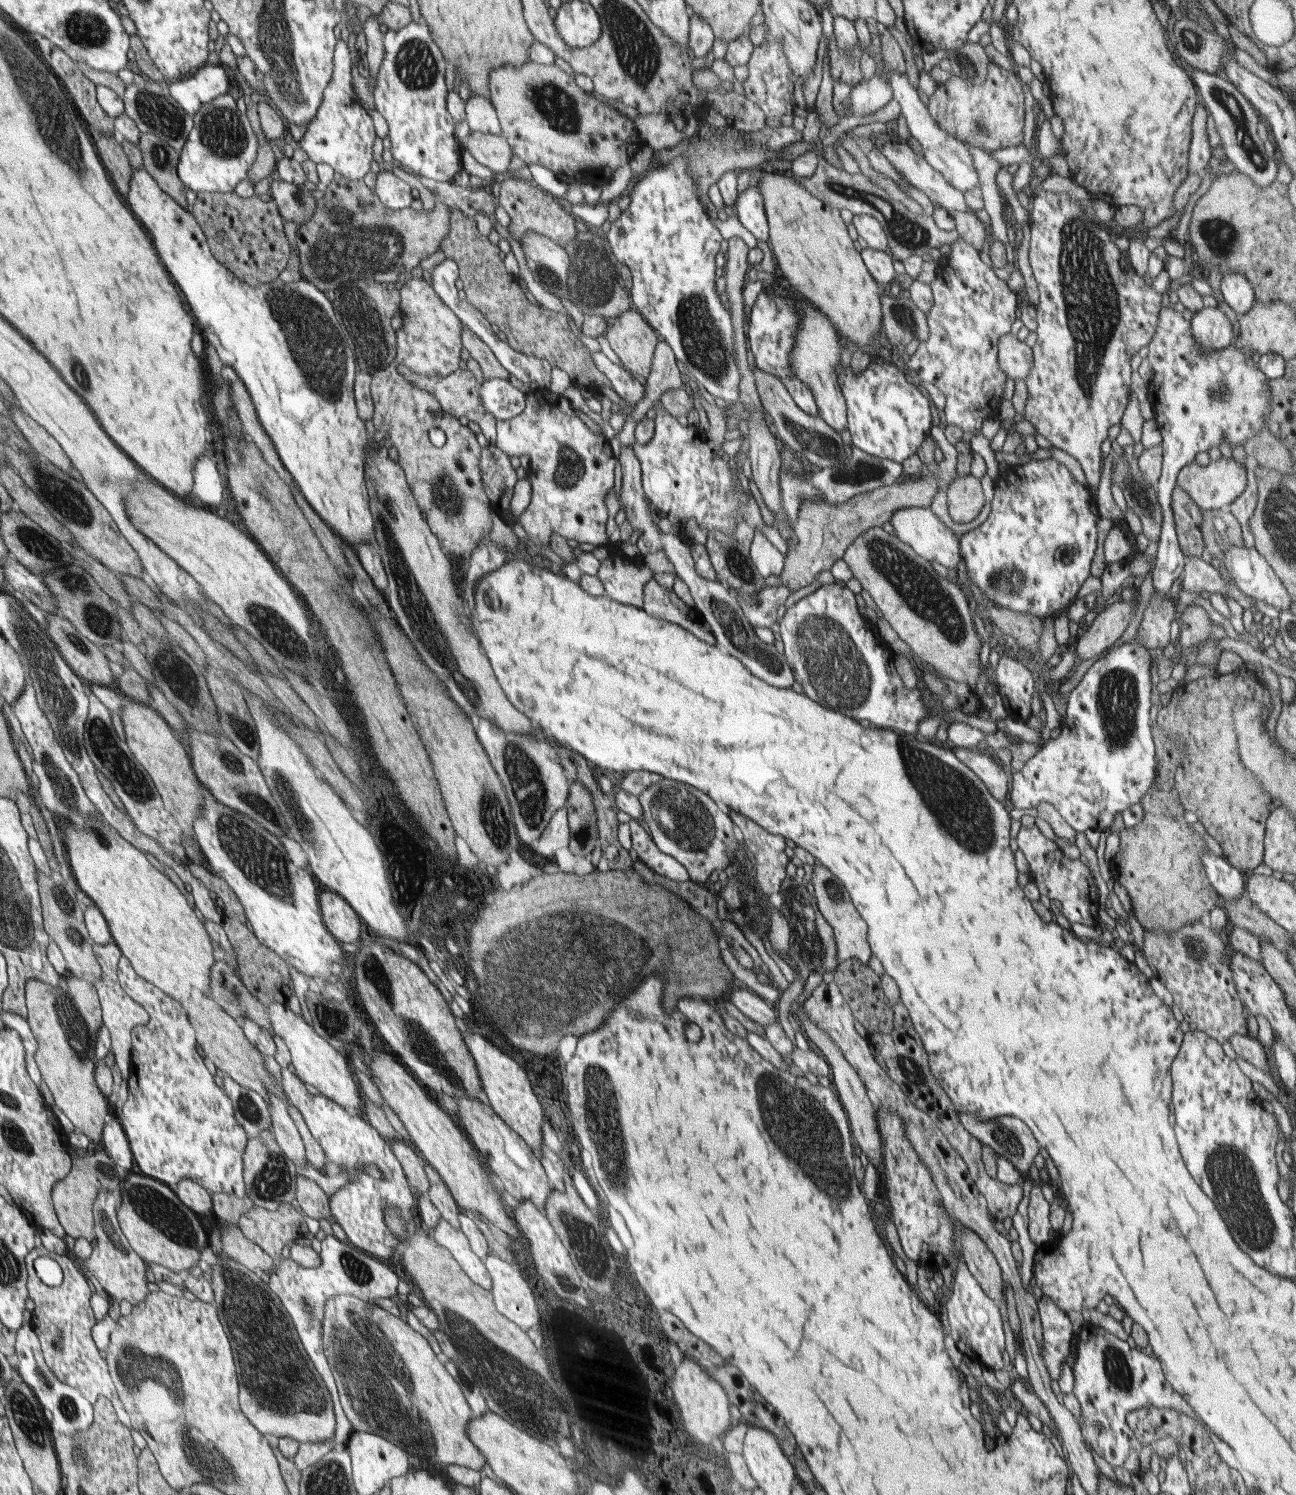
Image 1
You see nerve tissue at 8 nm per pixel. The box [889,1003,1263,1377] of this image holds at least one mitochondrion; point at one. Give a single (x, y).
(912, 1074)

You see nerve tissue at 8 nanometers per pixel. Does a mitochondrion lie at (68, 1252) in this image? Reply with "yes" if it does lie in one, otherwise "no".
no

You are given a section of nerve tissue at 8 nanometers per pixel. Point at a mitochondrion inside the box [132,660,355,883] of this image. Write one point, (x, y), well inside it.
(230, 763)

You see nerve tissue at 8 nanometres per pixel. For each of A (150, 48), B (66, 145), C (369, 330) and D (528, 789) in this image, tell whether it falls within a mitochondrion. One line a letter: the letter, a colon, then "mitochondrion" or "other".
A: other
B: mitochondrion
C: mitochondrion
D: mitochondrion

